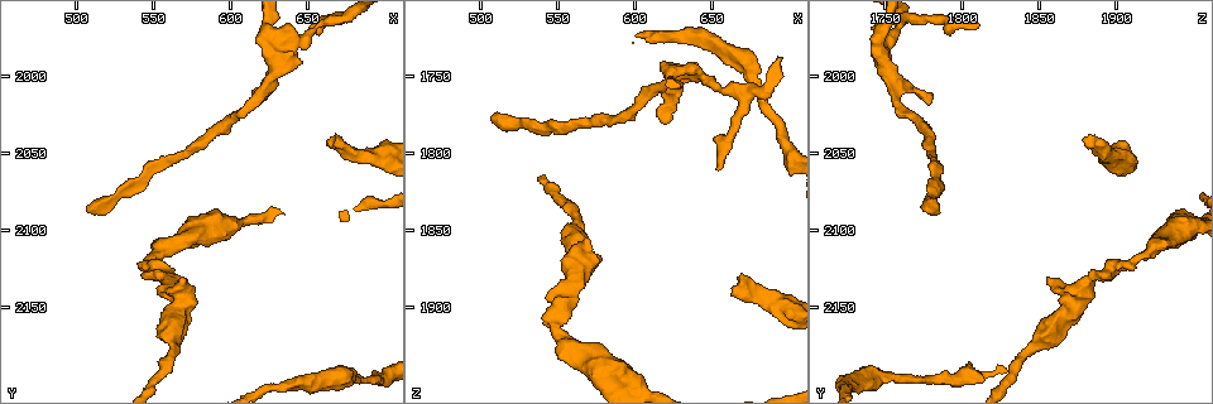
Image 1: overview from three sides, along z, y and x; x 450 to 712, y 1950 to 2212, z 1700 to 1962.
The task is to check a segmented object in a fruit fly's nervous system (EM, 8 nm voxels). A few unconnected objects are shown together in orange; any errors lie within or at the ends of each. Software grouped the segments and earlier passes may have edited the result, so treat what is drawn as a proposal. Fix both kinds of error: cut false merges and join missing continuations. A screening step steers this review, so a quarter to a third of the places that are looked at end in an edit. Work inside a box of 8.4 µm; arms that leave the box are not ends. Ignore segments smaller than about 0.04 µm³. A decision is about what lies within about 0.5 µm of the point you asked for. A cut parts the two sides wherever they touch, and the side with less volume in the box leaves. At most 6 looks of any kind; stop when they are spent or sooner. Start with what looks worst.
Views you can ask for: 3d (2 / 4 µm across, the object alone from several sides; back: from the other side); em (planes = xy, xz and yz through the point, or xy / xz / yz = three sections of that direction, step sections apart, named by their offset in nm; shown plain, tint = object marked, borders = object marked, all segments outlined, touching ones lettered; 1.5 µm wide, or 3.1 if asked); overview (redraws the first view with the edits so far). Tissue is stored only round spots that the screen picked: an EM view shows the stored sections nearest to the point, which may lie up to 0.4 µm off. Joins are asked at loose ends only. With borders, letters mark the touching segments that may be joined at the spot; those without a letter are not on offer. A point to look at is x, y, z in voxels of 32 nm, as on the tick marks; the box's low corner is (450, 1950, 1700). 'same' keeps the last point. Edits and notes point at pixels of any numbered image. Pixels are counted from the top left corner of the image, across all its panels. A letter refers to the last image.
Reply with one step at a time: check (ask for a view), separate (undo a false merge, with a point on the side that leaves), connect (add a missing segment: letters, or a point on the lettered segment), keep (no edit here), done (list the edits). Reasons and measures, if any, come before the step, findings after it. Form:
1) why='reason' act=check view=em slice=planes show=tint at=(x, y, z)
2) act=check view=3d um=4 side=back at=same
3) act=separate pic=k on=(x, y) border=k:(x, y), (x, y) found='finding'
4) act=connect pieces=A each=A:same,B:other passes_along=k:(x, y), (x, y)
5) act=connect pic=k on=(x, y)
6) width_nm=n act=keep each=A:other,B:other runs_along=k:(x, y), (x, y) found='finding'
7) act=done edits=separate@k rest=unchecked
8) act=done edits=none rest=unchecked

why='free end' act=check view=3d um=4 at=(670, 2042, 1878)

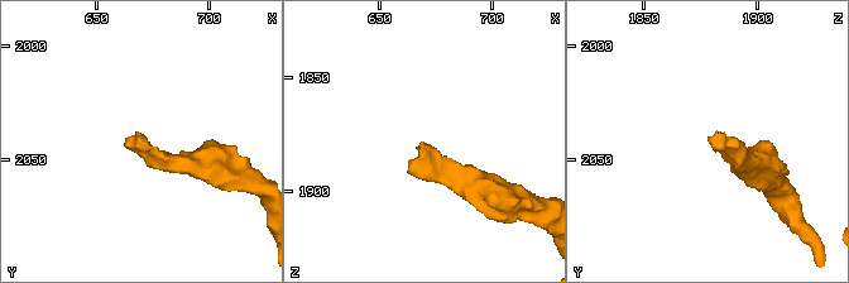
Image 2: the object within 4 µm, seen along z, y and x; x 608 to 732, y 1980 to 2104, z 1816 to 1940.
act=check view=em slice=planes show=borders at=(671, 2041, 1877)

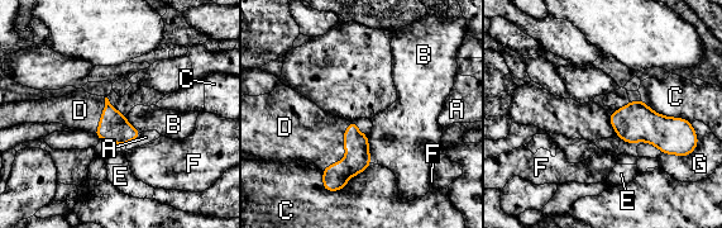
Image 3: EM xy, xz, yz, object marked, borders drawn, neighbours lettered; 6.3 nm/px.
longest_contact=D:360nm act=connect pieces=D each=A:other,B:other,C:other,D:same,E:other,F:other,G:other passes_along=3:(355, 143), (345, 150), (310, 134) found='the cell continues'

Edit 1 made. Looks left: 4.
why='see it whole again' act=check view=overview

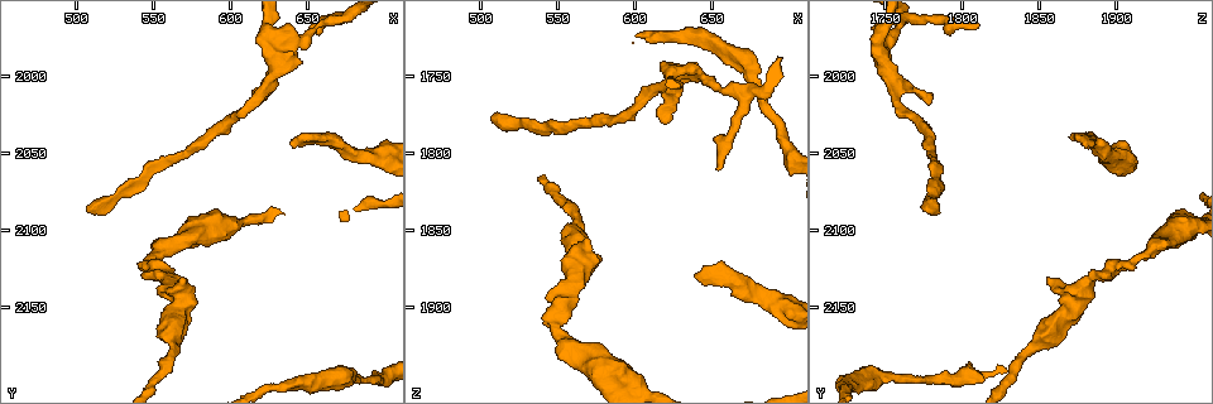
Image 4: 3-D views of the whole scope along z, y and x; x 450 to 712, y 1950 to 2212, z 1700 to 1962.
why='an open end' act=check view=3d um=4 at=(508, 2088, 1778)

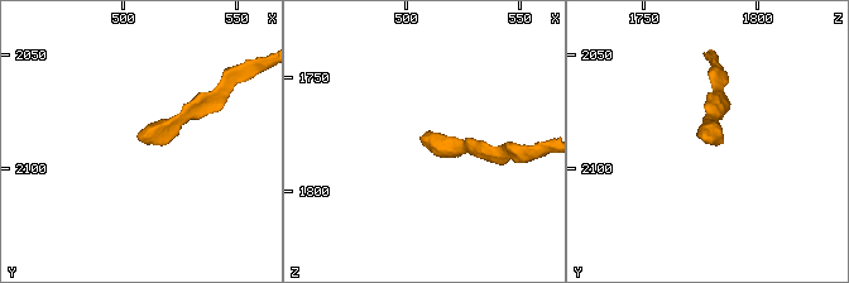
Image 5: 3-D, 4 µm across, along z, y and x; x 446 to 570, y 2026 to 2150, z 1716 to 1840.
why='shape alone is not enough' act=check view=em slice=xz step=8 show=tint at=(507, 2088, 1776)

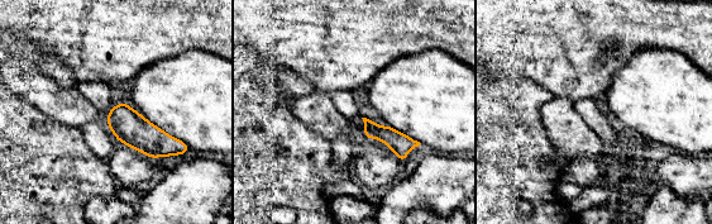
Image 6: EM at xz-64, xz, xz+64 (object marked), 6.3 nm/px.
why='cut it another way' act=check view=em slice=xy step=4 show=borders at=same

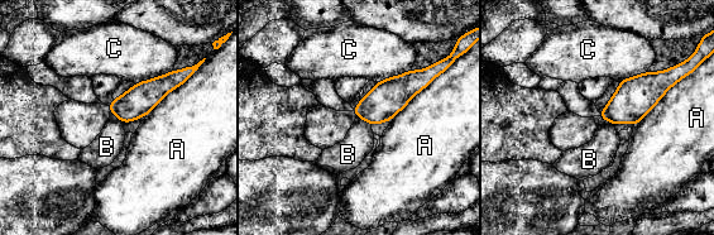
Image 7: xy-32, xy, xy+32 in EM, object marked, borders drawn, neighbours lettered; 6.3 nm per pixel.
act=keep each=A:other,B:other,C:other border=7:(356, 115), (370, 125) found='no lettered segment goes on from it'

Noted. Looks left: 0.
act=done edits=connect@3 rest=unchecked

